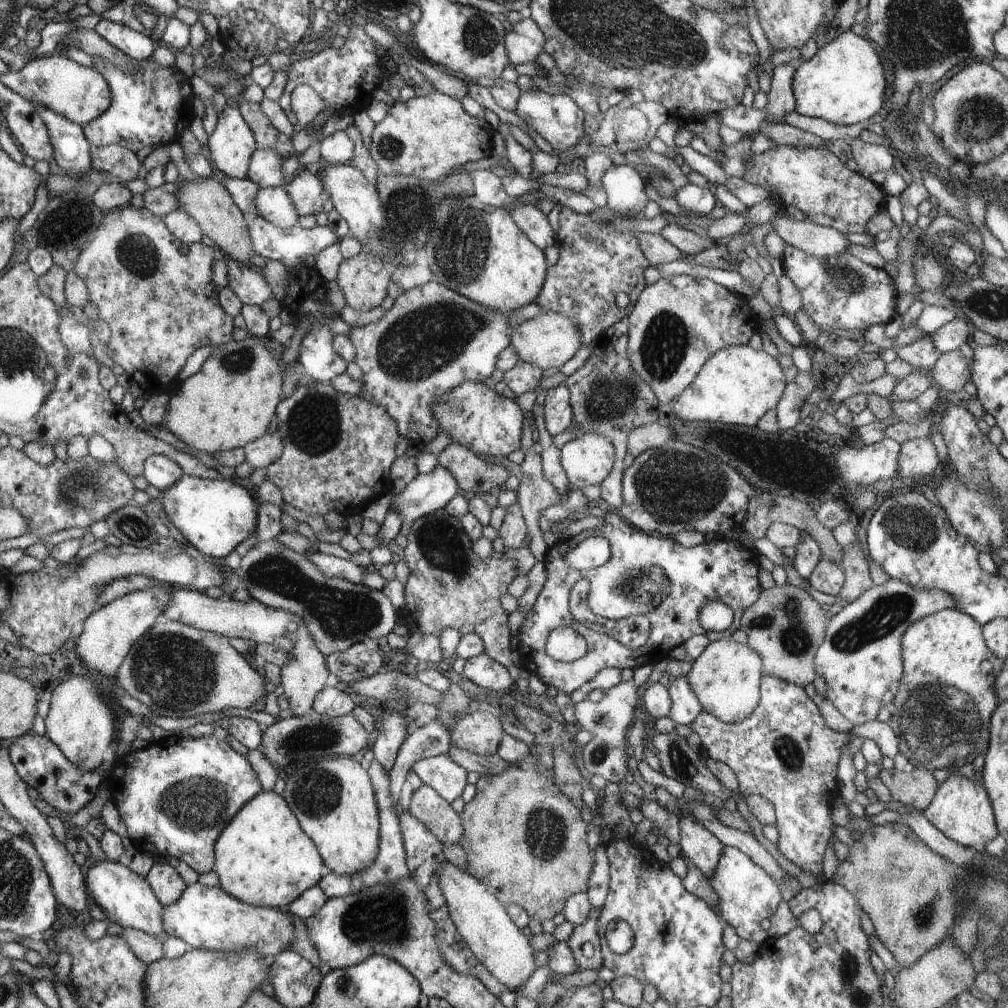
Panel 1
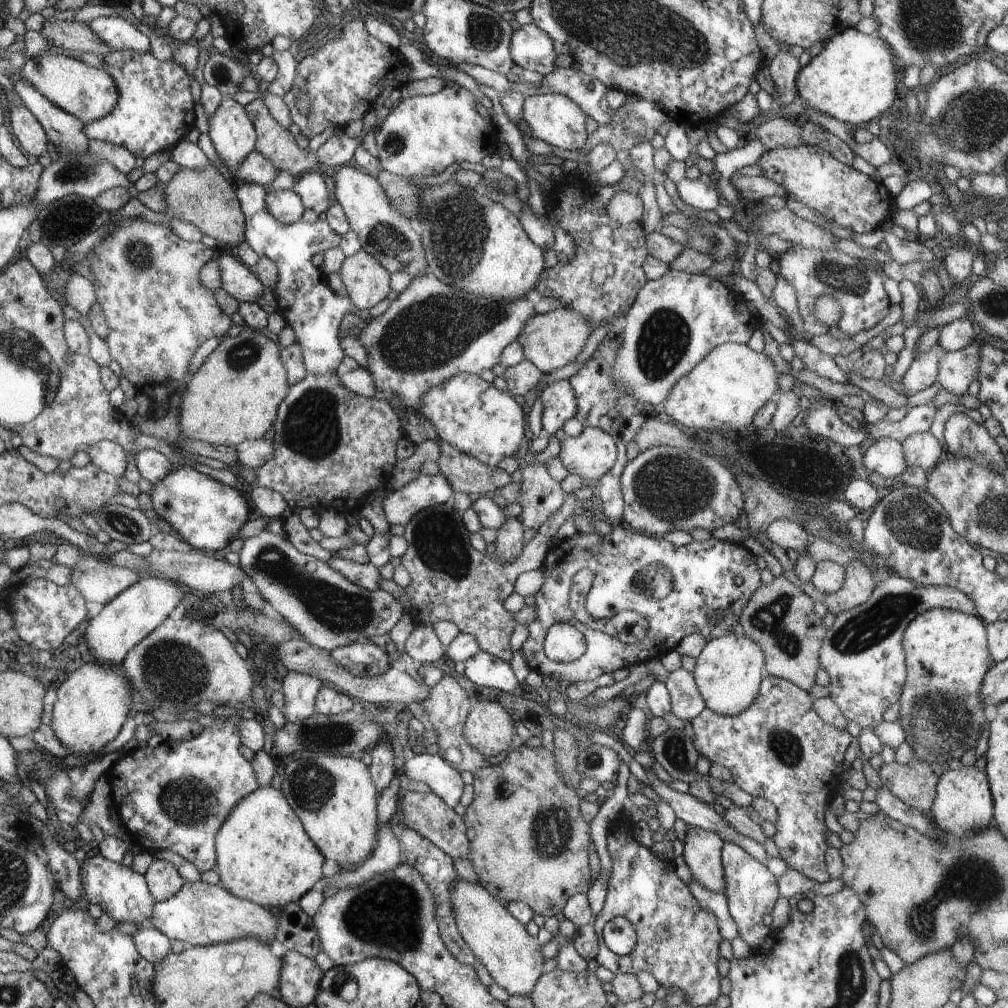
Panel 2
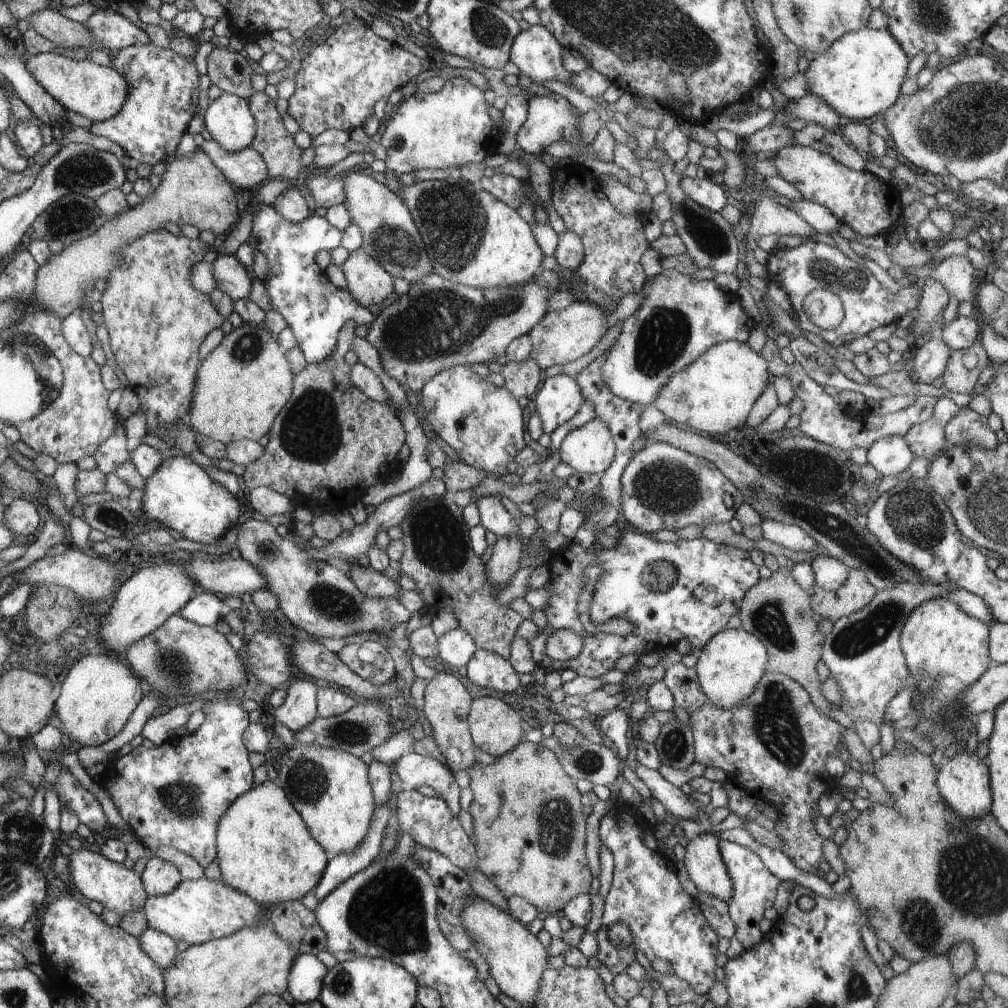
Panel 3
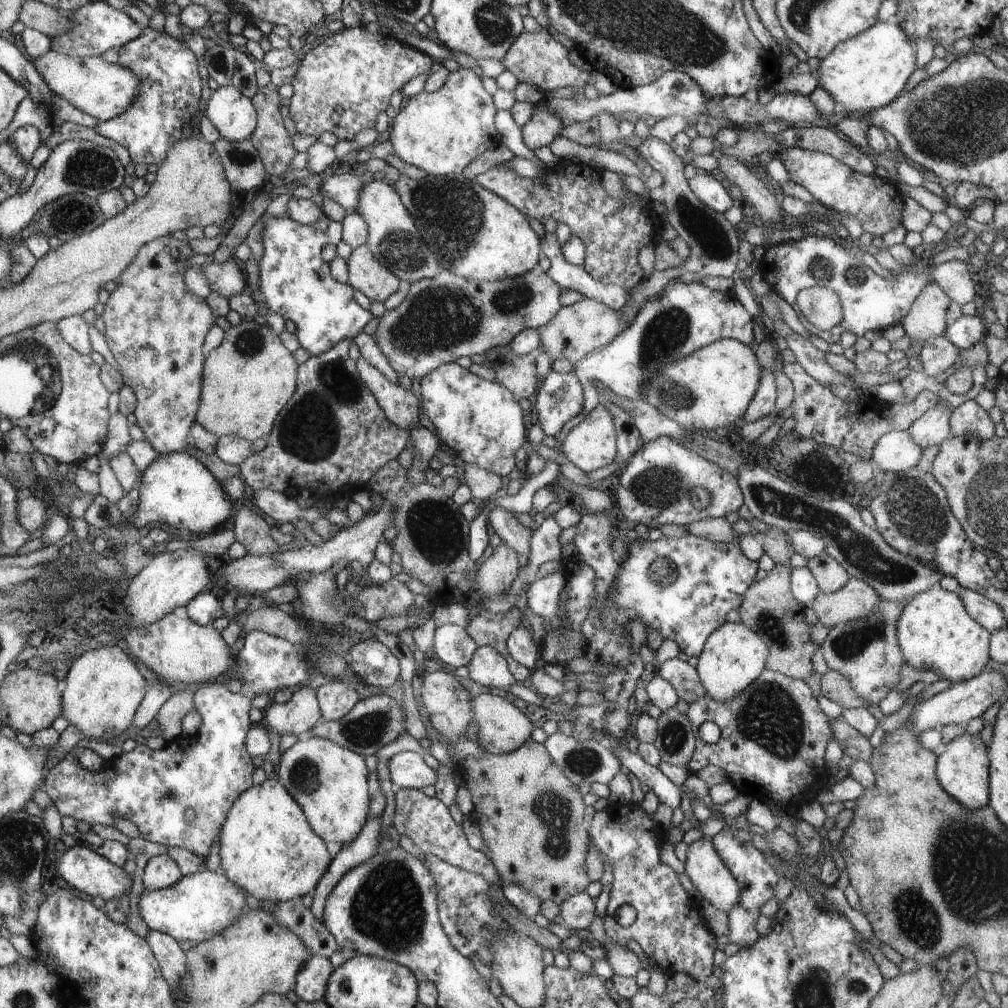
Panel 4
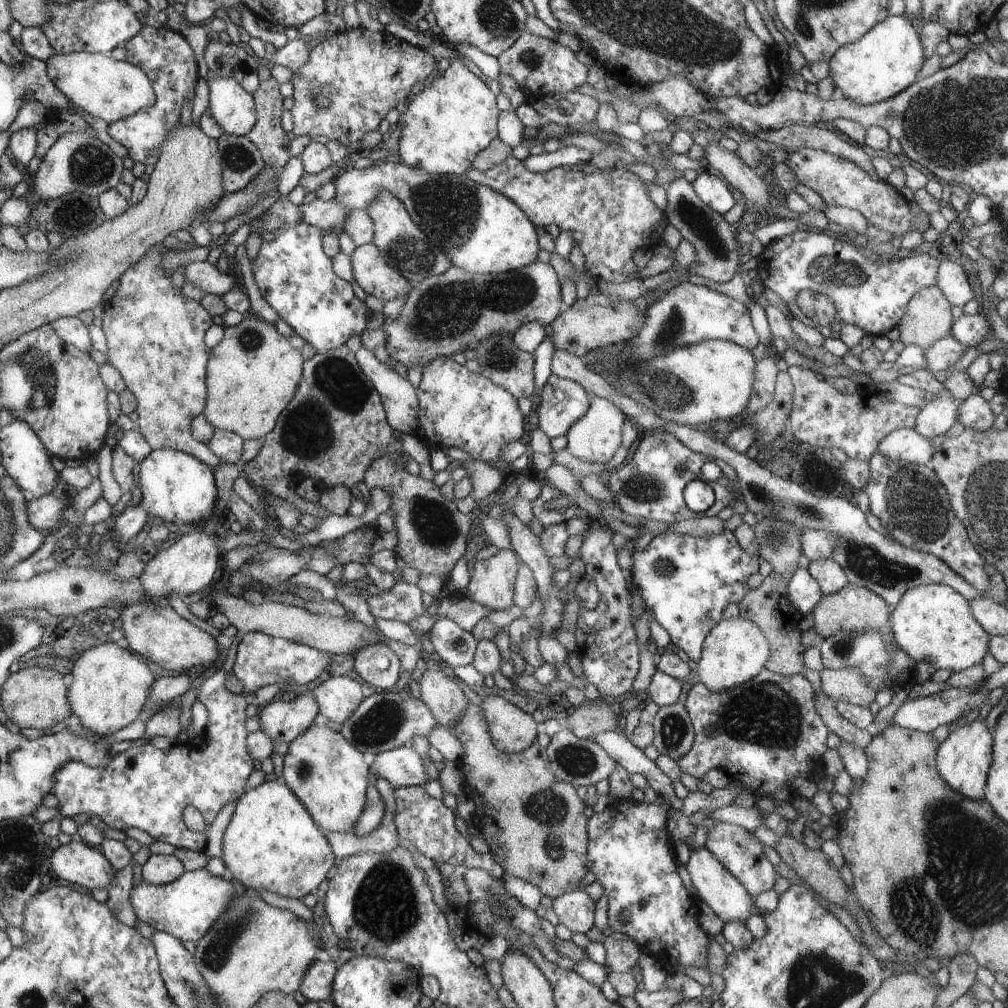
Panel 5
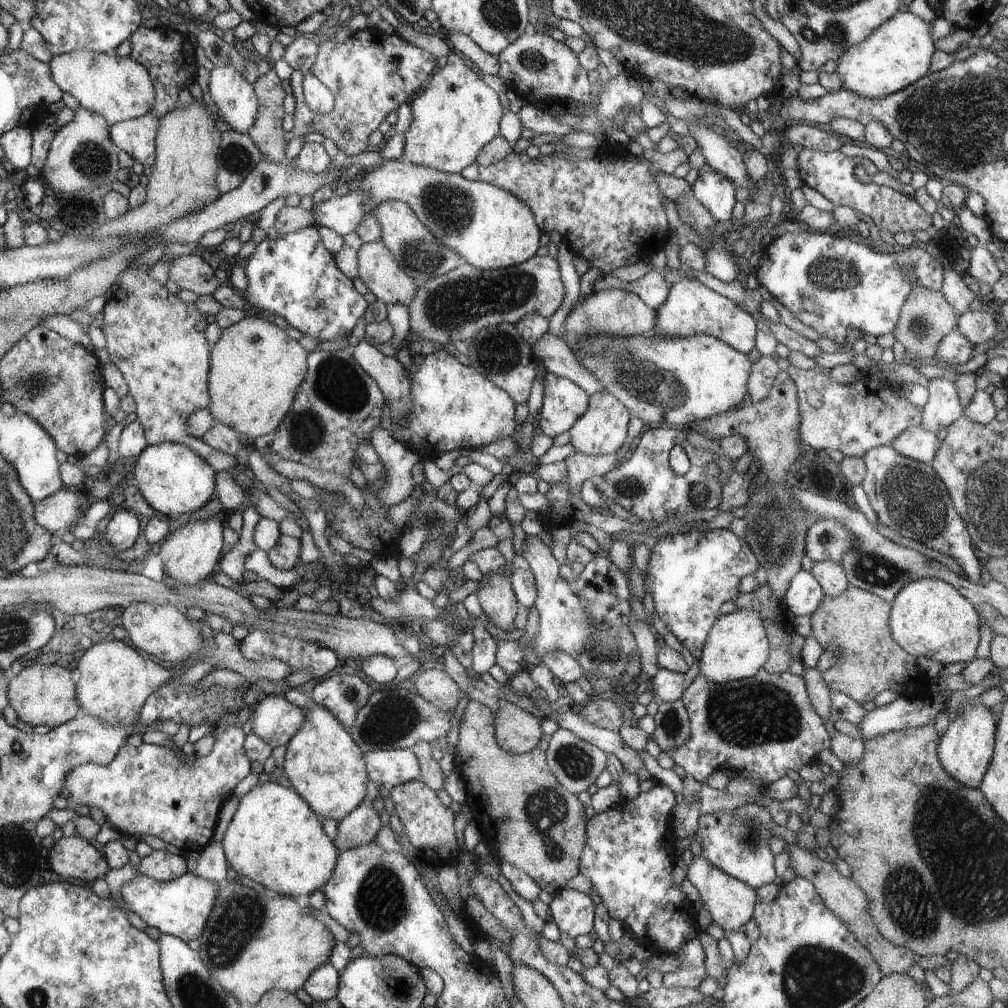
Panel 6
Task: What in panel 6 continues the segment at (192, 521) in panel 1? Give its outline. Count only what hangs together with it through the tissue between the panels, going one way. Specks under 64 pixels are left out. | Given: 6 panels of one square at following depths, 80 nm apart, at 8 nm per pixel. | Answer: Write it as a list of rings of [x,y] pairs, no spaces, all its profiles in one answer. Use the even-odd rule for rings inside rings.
[[[180,443],[148,445],[132,473],[144,500],[160,514],[176,519],[202,508],[215,496],[218,472],[196,451]],[[118,510],[108,524],[106,538],[116,552],[121,552],[130,548],[136,542],[140,532],[142,532],[142,526],[140,526],[140,521],[134,511]]]

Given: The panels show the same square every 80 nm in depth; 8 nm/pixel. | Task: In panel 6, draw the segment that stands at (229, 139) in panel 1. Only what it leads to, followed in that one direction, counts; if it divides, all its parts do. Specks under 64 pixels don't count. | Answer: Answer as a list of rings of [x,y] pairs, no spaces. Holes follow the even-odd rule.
[[[215,66],[210,73],[208,90],[212,102],[219,110],[217,115],[219,120],[226,122],[232,131],[246,134],[247,130],[258,120],[258,102],[250,83],[231,66]]]

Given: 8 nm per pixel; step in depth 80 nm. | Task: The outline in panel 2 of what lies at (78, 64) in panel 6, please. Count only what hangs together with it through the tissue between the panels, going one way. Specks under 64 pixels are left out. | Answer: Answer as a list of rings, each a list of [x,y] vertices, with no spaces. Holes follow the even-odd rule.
[[[36,54],[17,70],[17,73],[55,107],[75,116],[84,125],[106,117],[118,104],[119,88],[111,75],[73,57],[62,54]]]

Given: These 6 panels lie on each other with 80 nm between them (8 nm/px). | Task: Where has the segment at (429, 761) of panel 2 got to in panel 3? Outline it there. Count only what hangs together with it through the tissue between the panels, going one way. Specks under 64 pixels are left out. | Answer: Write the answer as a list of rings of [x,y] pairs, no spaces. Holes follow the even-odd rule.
[[[413,753],[398,759],[396,772],[408,789],[416,789],[422,784],[432,786],[436,794],[446,801],[448,808],[458,816],[461,788],[445,763],[435,757]]]

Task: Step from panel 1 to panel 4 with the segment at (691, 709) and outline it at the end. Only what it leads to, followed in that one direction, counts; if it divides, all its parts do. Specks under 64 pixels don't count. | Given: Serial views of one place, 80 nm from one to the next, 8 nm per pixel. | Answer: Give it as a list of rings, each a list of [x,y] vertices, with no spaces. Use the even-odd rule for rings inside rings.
[[[678,657],[665,661],[657,673],[674,687],[678,698],[689,705],[706,694],[696,667]]]

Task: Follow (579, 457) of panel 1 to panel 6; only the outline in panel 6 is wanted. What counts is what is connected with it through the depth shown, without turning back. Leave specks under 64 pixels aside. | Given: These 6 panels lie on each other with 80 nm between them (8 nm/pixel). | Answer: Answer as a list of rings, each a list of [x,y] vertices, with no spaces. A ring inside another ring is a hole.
[[[609,391],[589,395],[589,407],[570,428],[570,444],[578,453],[585,455],[614,455],[627,438],[631,412]]]

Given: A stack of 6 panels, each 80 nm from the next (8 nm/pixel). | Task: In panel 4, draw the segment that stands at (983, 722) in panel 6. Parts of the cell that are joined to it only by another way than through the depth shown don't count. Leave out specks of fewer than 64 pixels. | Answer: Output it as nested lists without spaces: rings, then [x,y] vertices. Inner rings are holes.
[[[965,732],[962,737],[957,737],[941,747],[937,755],[936,774],[942,790],[945,790],[956,802],[963,804],[971,811],[989,806],[989,758],[987,748],[979,736],[972,737]]]

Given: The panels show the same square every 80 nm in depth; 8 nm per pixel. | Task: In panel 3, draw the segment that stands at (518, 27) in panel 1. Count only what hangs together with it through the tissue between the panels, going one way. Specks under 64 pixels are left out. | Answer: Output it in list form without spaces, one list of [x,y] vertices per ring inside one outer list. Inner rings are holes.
[[[530,25],[528,29],[521,30],[511,46],[510,60],[520,70],[520,74],[529,76],[534,82],[542,84],[545,80],[558,80],[569,84],[572,73],[566,71],[562,65],[562,49],[559,39],[542,25]]]

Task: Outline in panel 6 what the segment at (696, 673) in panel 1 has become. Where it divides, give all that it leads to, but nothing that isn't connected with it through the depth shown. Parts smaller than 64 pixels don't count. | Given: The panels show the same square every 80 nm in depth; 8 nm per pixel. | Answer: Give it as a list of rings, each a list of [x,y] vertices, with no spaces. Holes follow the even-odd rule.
[[[737,609],[720,615],[704,641],[699,674],[716,684],[744,680],[764,668],[769,657],[769,638],[757,612]]]

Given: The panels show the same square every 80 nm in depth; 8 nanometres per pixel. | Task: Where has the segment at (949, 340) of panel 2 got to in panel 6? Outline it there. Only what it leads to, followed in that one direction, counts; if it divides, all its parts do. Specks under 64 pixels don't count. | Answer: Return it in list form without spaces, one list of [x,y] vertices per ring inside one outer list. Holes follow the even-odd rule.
[[[985,308],[983,311],[966,311],[958,316],[958,332],[972,344],[982,344],[995,337],[1003,329],[997,315]]]

